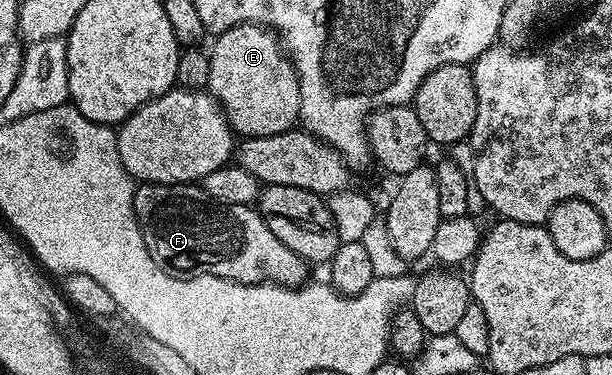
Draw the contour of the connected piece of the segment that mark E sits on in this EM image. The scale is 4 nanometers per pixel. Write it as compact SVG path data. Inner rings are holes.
M243 23L219 32L207 52L210 61L210 81L207 92L220 104L228 124L237 136L253 139L270 137L274 133L286 133L297 126L300 117L300 78L292 67L277 32L258 23Z

